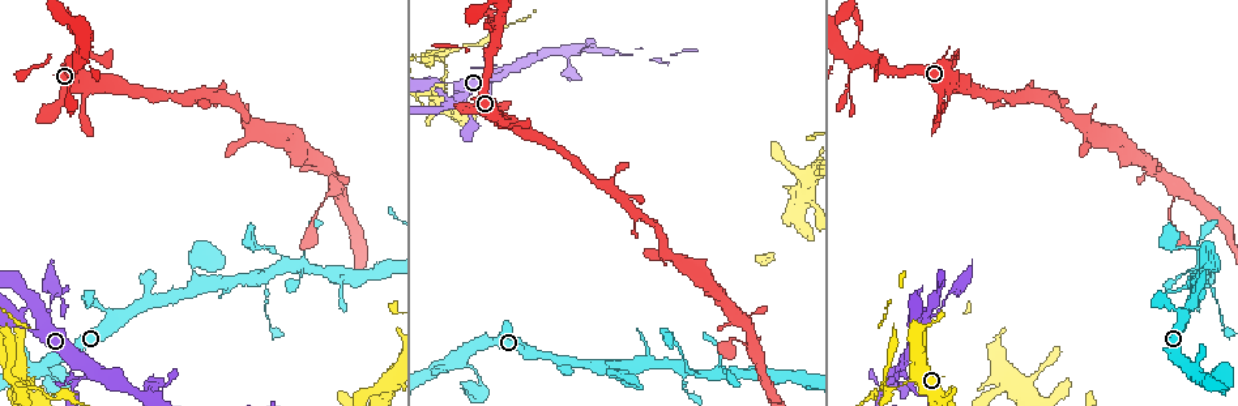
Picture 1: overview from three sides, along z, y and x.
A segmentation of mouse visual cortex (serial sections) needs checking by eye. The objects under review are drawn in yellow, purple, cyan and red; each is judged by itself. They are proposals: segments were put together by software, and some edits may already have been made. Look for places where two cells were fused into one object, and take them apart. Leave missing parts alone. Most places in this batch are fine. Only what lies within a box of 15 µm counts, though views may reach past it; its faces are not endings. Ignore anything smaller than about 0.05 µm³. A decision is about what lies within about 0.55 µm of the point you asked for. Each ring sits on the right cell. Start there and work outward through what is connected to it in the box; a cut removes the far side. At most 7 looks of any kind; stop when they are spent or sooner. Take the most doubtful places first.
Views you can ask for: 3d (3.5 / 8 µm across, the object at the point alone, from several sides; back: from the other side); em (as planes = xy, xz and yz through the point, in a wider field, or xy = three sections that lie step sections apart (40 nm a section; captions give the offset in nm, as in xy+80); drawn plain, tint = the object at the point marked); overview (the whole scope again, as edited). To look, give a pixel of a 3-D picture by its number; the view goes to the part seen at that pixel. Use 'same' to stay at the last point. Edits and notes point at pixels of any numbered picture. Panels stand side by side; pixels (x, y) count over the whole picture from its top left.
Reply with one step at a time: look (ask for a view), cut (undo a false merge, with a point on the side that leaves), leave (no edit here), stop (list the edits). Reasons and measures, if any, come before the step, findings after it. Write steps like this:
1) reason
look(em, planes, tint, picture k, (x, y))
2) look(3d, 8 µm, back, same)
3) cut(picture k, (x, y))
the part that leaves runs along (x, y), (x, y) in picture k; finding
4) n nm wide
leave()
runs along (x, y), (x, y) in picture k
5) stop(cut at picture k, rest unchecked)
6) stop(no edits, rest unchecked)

narrows sharply
look(3d, 3.5 µm, picture 1, (848, 92))

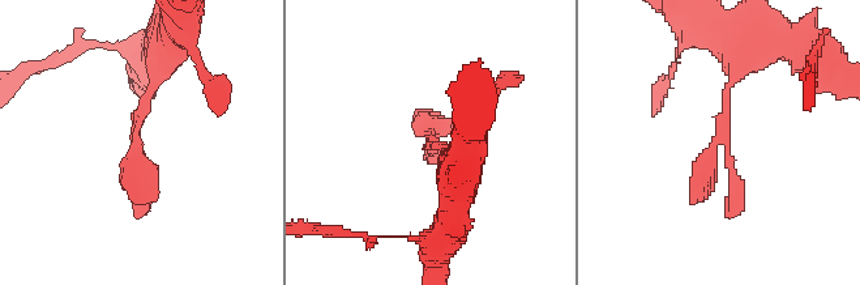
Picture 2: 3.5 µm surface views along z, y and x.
look(em, planes, tint, picture 2, (134, 141))

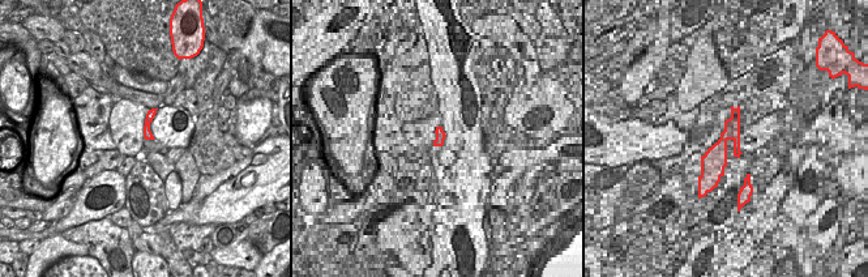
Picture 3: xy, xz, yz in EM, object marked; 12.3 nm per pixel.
leave()
runs along (153, 111), (148, 120), (146, 136) in picture 3; one cell here

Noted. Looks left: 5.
calibre changes
look(3d, 3.5 µm, back, picture 1, (144, 393))

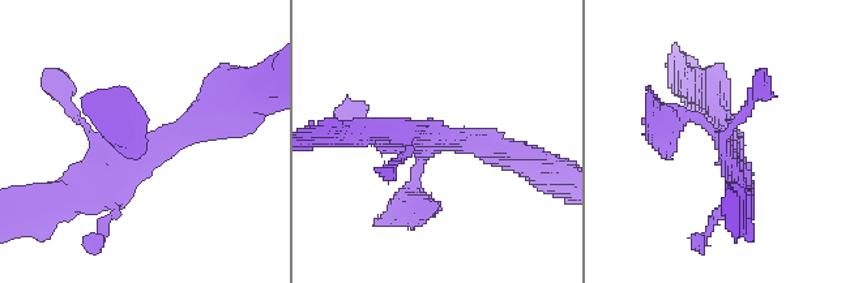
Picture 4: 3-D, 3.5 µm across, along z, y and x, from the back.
leave()
runs along (222, 102), (118, 183), (77, 194) in picture 4; all the same cell

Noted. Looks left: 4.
calibre changes
look(3d, 8 µm, picture 1, (491, 88))

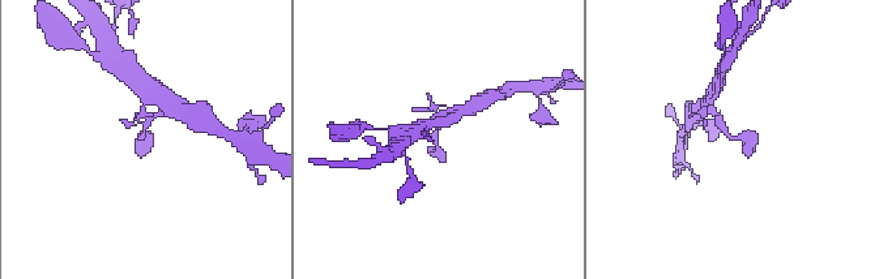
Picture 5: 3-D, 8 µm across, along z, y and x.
now the EM
look(em, xy, step 1, tint, picture 5, (729, 138))

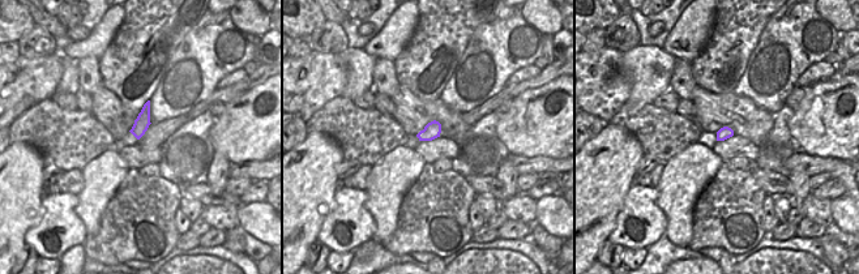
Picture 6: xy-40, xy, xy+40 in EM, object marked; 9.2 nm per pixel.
leave()
runs along (713, 111), (730, 137), (746, 138), (747, 158) in picture 5; all the same cell

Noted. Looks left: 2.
stop(no edits, rest unchecked)

